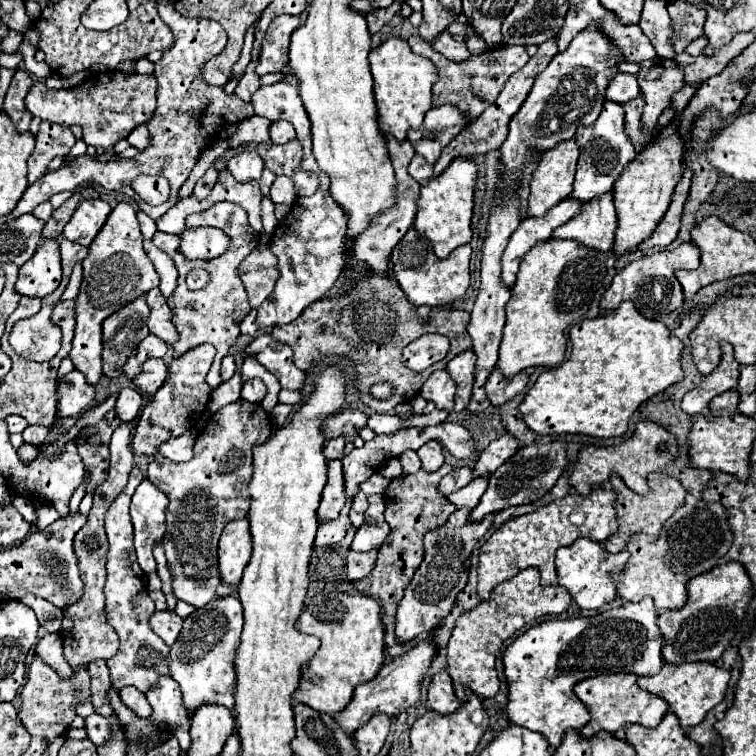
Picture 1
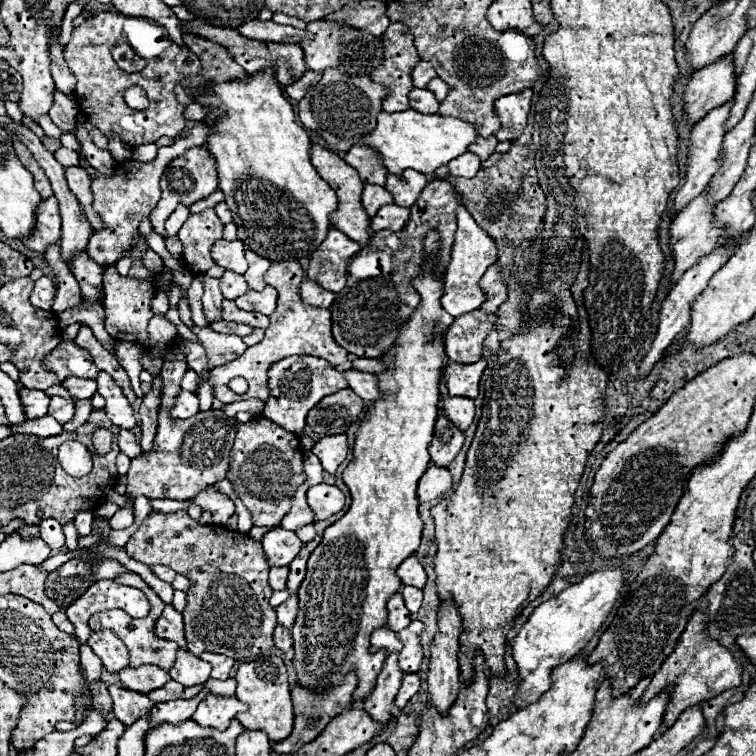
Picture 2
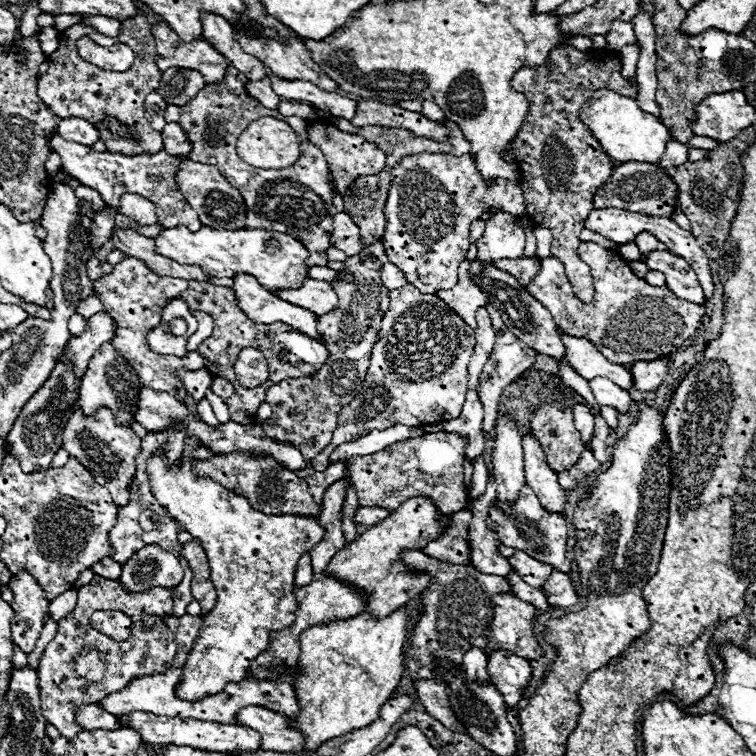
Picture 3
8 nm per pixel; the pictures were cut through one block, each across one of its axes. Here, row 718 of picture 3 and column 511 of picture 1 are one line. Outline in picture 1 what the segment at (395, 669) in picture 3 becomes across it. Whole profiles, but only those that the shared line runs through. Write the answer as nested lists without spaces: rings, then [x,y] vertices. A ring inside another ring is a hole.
[[[548,238],[546,242],[536,244],[536,248],[532,248],[524,256],[518,280],[512,286],[512,296],[506,304],[506,326],[500,342],[498,368],[506,378],[518,374],[528,366],[558,366],[565,359],[567,345],[565,328],[576,320],[582,320],[584,314],[588,312],[596,292],[602,288],[606,276],[606,258],[608,258],[606,252],[584,248],[584,244],[576,240],[556,240],[556,238]]]

